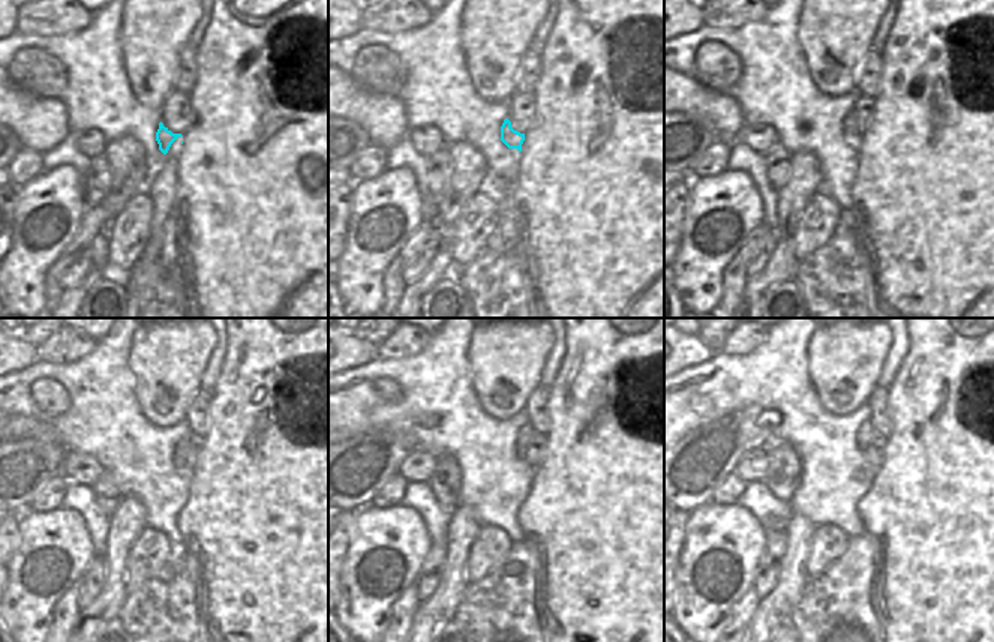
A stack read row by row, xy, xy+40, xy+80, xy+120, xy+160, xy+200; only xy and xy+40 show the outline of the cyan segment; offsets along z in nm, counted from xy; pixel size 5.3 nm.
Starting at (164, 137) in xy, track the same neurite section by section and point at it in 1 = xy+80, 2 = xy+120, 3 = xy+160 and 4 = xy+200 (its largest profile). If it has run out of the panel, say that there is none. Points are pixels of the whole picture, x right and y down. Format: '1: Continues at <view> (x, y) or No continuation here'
1: Continues at xy+80 (850, 131)
2: Continues at xy+120 (182, 449)
3: Continues at xy+160 (523, 437)
4: Continues at xy+200 (865, 434)

